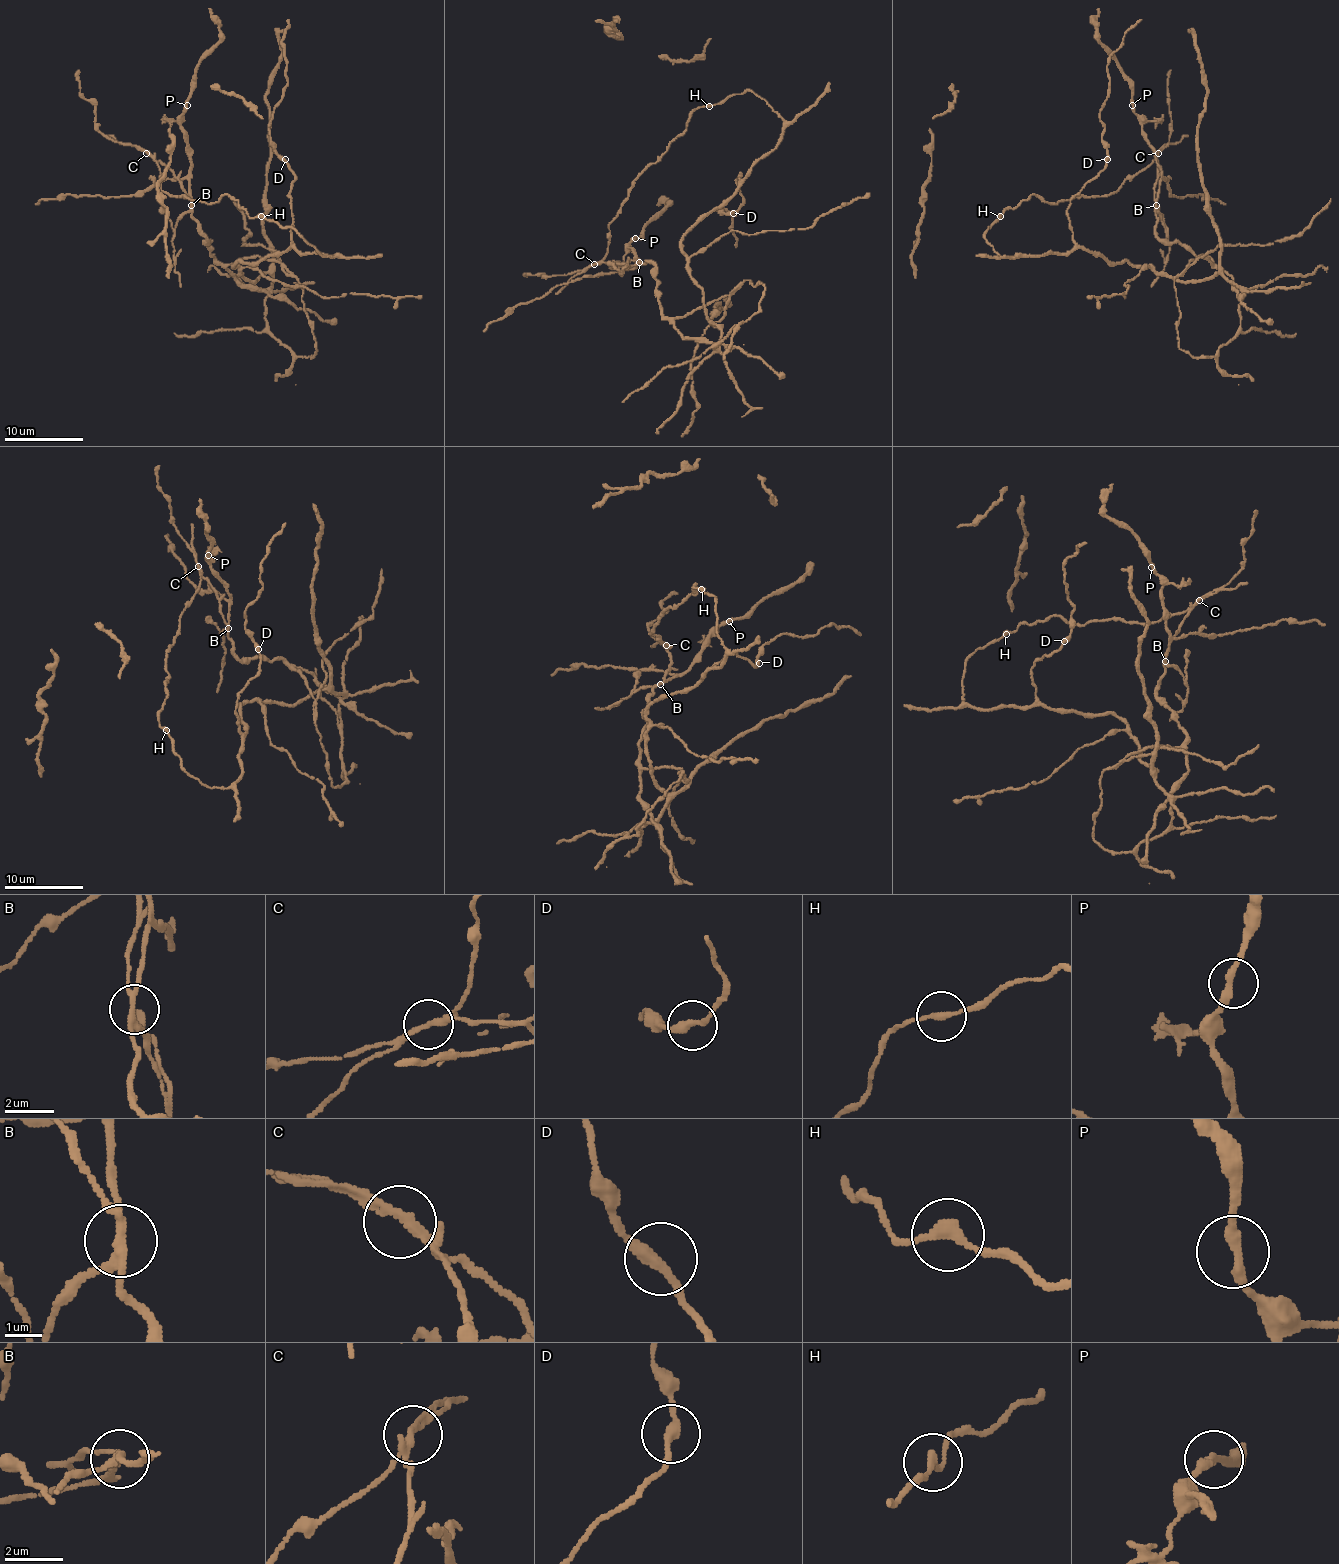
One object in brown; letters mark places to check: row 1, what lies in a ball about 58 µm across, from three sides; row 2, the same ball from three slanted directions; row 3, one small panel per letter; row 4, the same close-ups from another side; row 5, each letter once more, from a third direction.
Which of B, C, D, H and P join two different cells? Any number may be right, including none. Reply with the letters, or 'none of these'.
B, C

